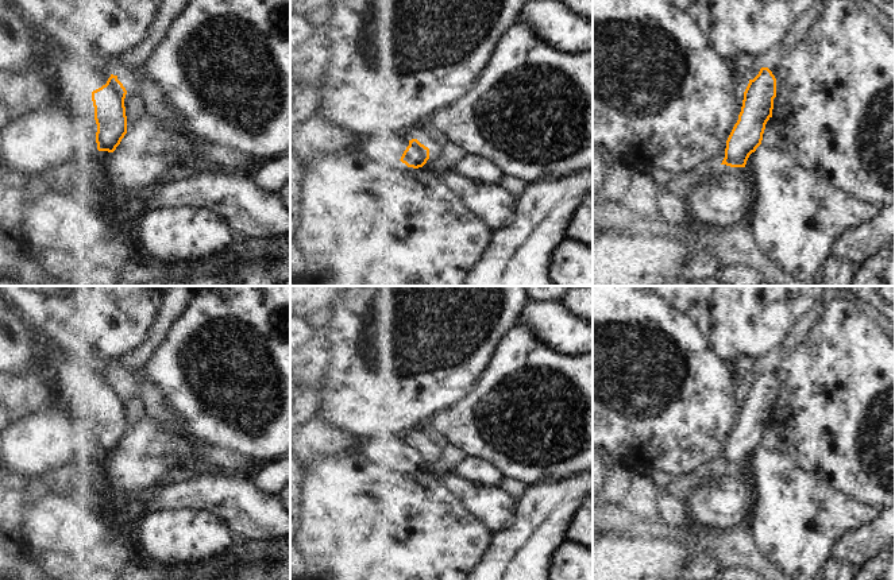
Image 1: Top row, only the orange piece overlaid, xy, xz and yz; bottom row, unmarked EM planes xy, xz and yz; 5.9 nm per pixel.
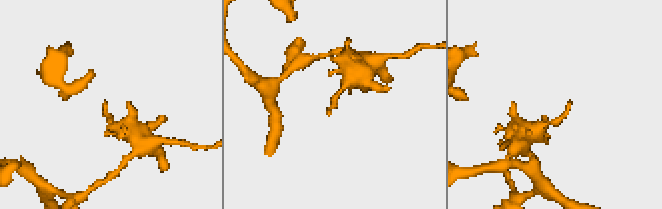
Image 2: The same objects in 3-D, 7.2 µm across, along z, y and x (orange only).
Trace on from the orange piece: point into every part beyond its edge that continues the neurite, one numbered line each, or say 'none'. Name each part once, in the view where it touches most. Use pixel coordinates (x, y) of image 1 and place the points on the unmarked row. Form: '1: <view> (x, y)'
1: xy (66, 372)

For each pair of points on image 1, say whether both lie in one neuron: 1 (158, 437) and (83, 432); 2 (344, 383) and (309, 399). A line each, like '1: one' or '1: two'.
1: two
2: two

